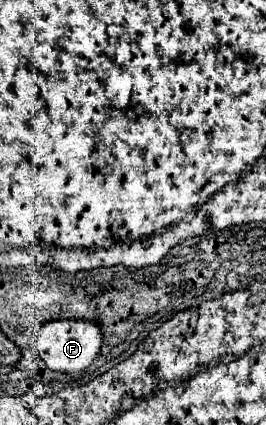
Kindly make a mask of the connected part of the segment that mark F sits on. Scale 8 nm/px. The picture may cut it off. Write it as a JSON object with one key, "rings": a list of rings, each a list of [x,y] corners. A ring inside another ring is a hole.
{"rings":[[[56,319],[40,327],[40,357],[52,371],[76,373],[90,367],[102,347],[102,331],[96,323],[76,321],[76,319]]]}

